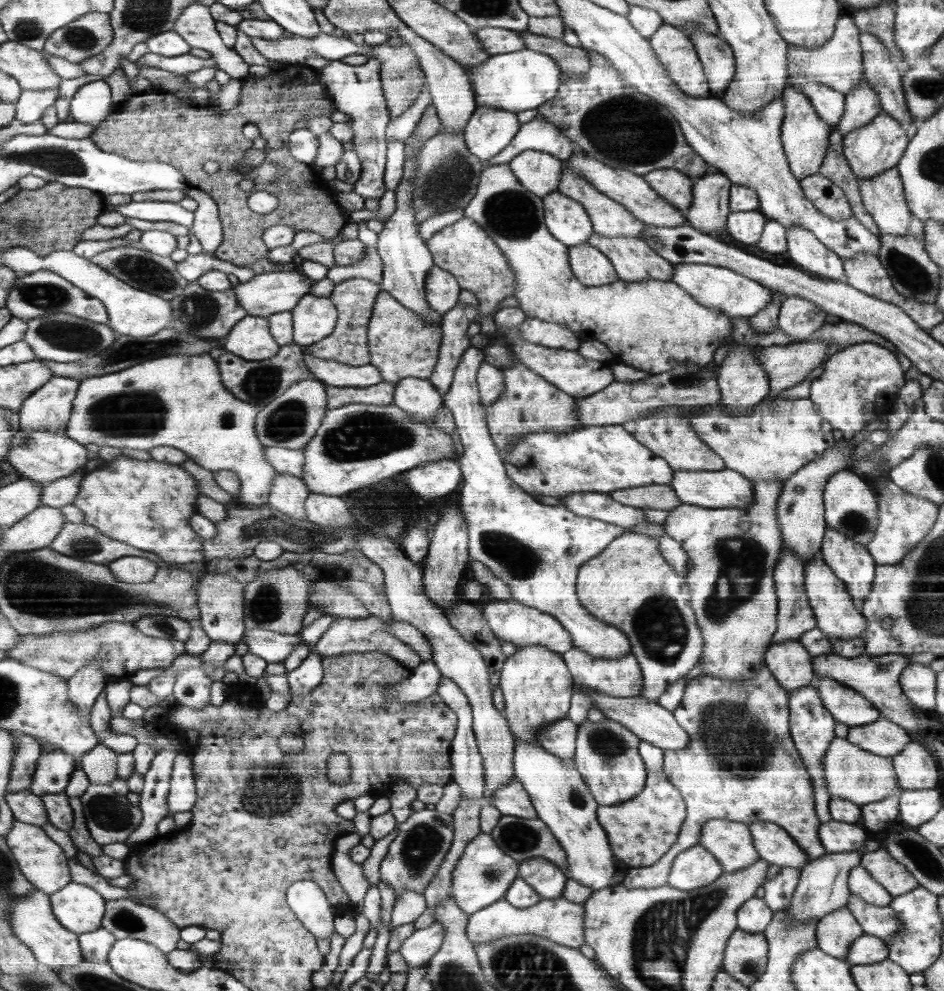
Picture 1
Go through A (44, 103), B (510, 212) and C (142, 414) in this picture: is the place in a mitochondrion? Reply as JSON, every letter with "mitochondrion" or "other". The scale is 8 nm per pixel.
{"A":"other","B":"mitochondrion","C":"mitochondrion"}

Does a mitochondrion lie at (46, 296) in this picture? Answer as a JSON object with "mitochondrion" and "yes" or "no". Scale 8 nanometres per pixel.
{"mitochondrion":"yes"}

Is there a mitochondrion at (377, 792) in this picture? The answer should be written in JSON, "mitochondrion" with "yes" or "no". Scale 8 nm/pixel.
{"mitochondrion":"no"}

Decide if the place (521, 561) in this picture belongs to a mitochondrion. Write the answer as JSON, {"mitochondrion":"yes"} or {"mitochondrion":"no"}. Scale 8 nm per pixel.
{"mitochondrion":"yes"}

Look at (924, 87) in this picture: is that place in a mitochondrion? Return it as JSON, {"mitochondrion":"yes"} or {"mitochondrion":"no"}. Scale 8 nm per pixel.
{"mitochondrion":"yes"}

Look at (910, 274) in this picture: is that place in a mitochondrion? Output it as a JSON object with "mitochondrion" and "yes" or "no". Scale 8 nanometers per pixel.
{"mitochondrion":"yes"}

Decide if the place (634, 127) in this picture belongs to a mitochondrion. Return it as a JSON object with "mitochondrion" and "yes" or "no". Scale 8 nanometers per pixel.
{"mitochondrion":"yes"}

